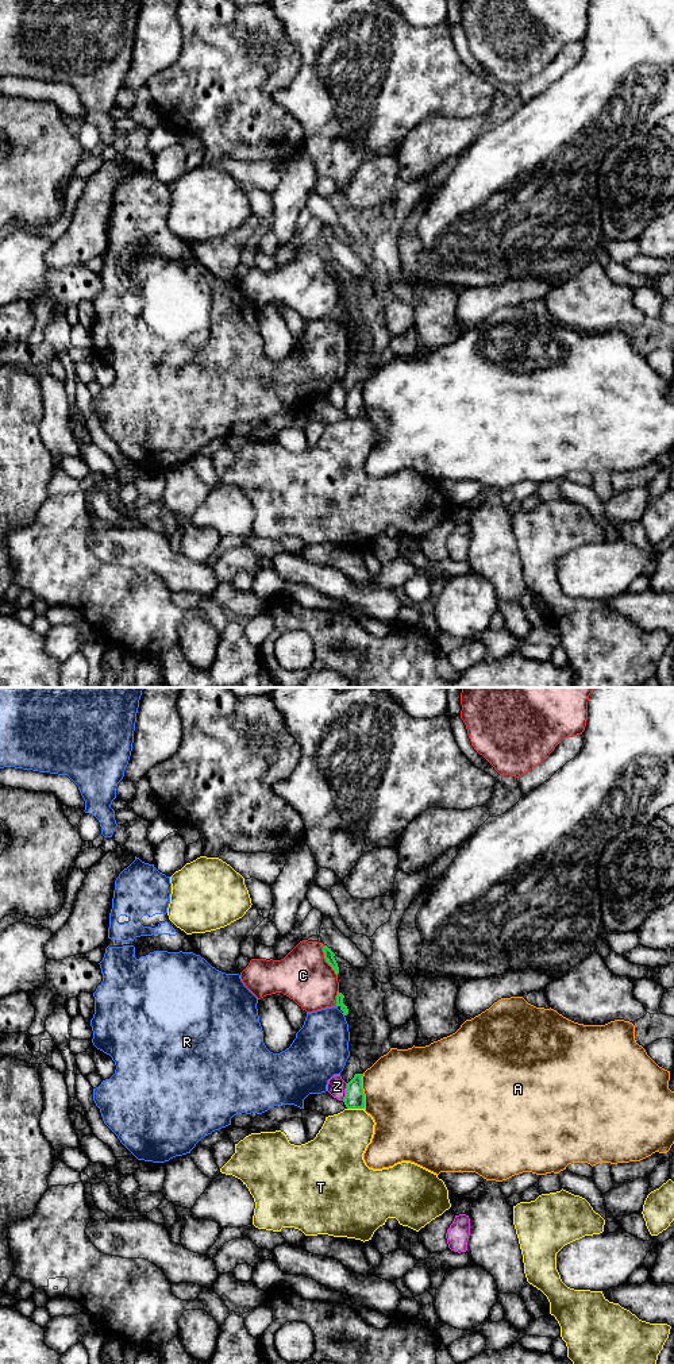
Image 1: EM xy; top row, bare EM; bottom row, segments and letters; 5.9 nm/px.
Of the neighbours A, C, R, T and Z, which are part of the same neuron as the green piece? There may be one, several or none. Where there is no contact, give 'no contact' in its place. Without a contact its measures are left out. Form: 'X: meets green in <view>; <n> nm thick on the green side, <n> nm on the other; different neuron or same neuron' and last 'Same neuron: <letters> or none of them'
A: meets green in xy; 120 nm thick on the green side, 480 nm on the other; different neuron
C: meets green in xy; 60 nm thick on the green side, 320 nm on the other; different neuron
R: no contact; different neuron
T: meets green in xy; 120 nm thick on the green side, 300 nm on the other; different neuron
Z: meets green in xy; 120 nm thick on the green side, 110 nm on the other; different neuron
Same neuron: none of them

